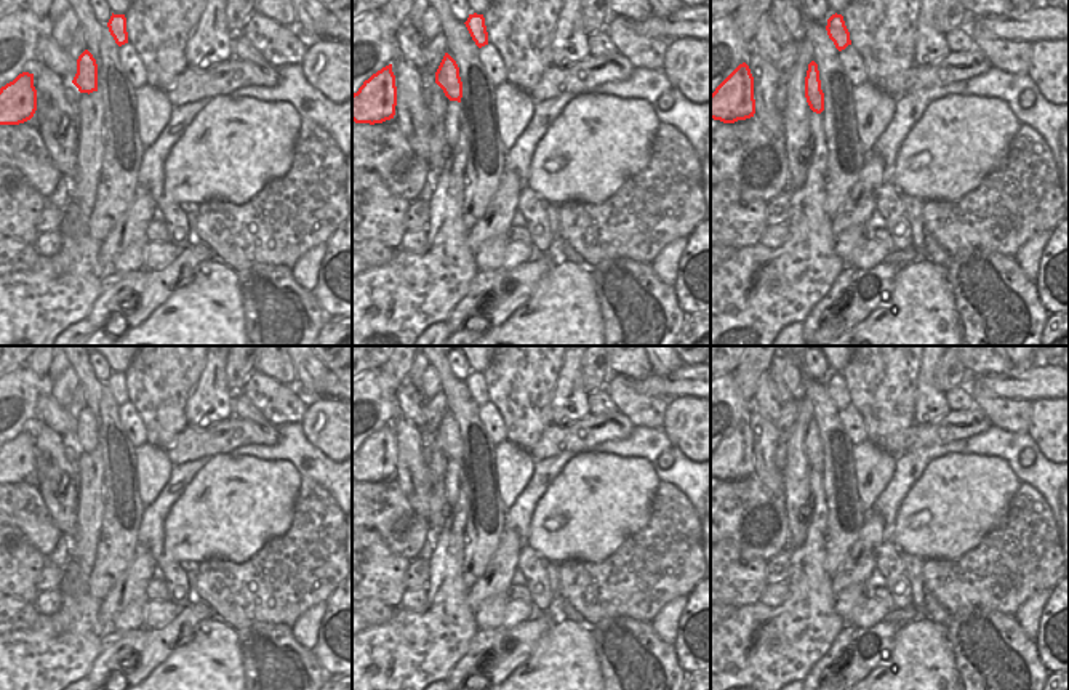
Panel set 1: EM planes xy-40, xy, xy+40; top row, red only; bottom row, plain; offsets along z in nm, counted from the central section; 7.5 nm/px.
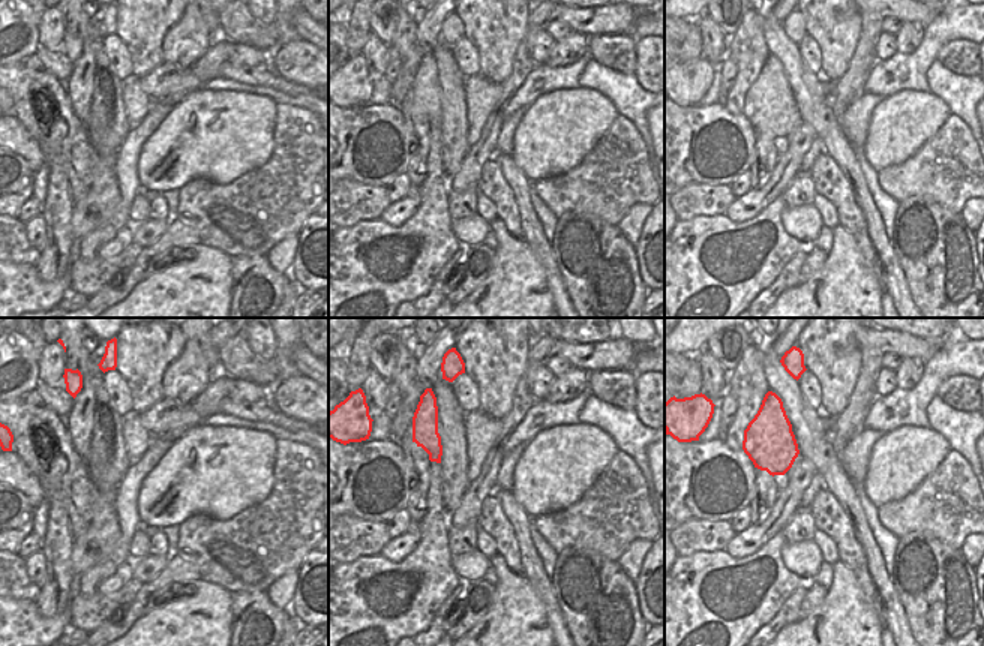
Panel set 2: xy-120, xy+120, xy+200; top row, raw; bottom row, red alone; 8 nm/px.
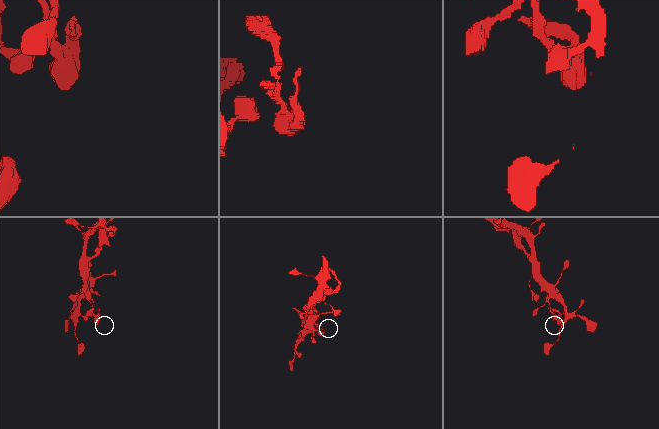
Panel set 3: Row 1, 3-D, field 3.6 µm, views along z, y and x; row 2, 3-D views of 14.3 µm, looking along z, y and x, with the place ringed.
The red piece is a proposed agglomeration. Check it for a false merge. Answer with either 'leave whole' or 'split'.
split

